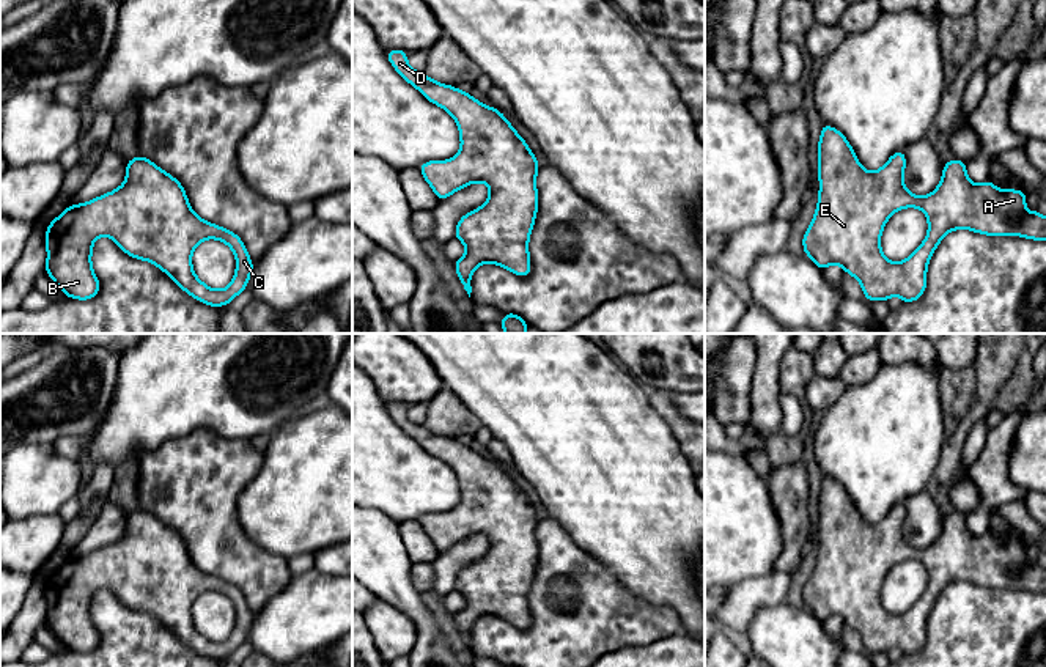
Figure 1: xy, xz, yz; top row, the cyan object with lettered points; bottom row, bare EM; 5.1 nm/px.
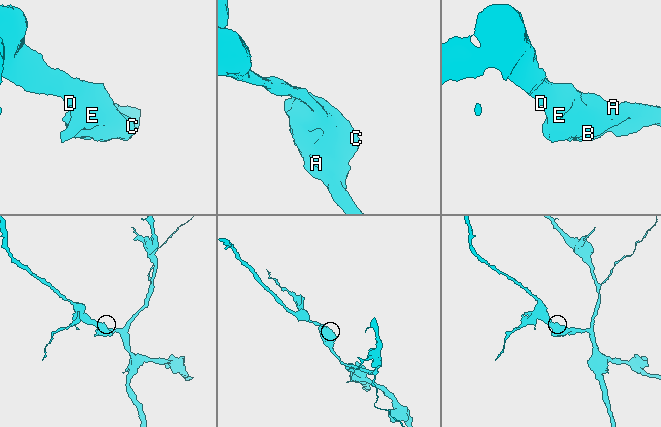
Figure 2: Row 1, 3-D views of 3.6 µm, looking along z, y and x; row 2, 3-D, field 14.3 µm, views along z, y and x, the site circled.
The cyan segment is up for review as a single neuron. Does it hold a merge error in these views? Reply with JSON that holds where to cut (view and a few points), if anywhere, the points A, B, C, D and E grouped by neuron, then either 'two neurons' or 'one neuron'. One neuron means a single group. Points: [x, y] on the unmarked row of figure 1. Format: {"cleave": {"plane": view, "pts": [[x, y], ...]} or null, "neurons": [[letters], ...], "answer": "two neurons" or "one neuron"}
{"cleave": null, "neurons": [["A", "B", "C", "D", "E"]], "answer": "one neuron"}

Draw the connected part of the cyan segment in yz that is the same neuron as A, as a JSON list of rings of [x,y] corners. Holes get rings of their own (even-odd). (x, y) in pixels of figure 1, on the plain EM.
[[[823,477],[818,496],[819,546],[815,568],[802,590],[805,607],[819,623],[831,617],[840,617],[843,623],[856,629],[865,651],[889,653],[900,648],[904,656],[923,648],[926,640],[926,621],[942,590],[953,582],[970,582],[986,588],[1015,587],[1026,591],[1046,593],[1046,569],[1037,562],[1026,565],[1024,543],[1000,543],[989,532],[972,536],[966,514],[953,511],[944,514],[939,538],[926,549],[911,546],[904,535],[904,503],[897,503],[876,524],[867,524],[856,510],[846,489],[829,477]],[[919,560],[928,571],[928,587],[919,601],[904,614],[889,614],[881,604],[881,585],[884,577],[900,562]]]

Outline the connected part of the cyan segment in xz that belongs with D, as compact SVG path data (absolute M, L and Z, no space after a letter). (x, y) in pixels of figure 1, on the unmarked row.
M387 403L387 412L458 477L459 505L448 513L429 513L418 519L436 549L442 554L472 535L489 538L488 554L464 566L455 582L466 607L453 618L469 650L470 629L483 615L527 629L532 623L529 591L538 565L536 508L500 462L414 423L404 403Z

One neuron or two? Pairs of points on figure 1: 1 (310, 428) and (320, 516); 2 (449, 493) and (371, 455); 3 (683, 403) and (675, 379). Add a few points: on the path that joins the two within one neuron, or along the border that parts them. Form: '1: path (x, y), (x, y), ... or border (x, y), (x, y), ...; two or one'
1: path (310, 450), (320, 469), (320, 494); one
2: path (430, 485), (406, 483), (390, 472); one
3: border (672, 390), (688, 394); two

